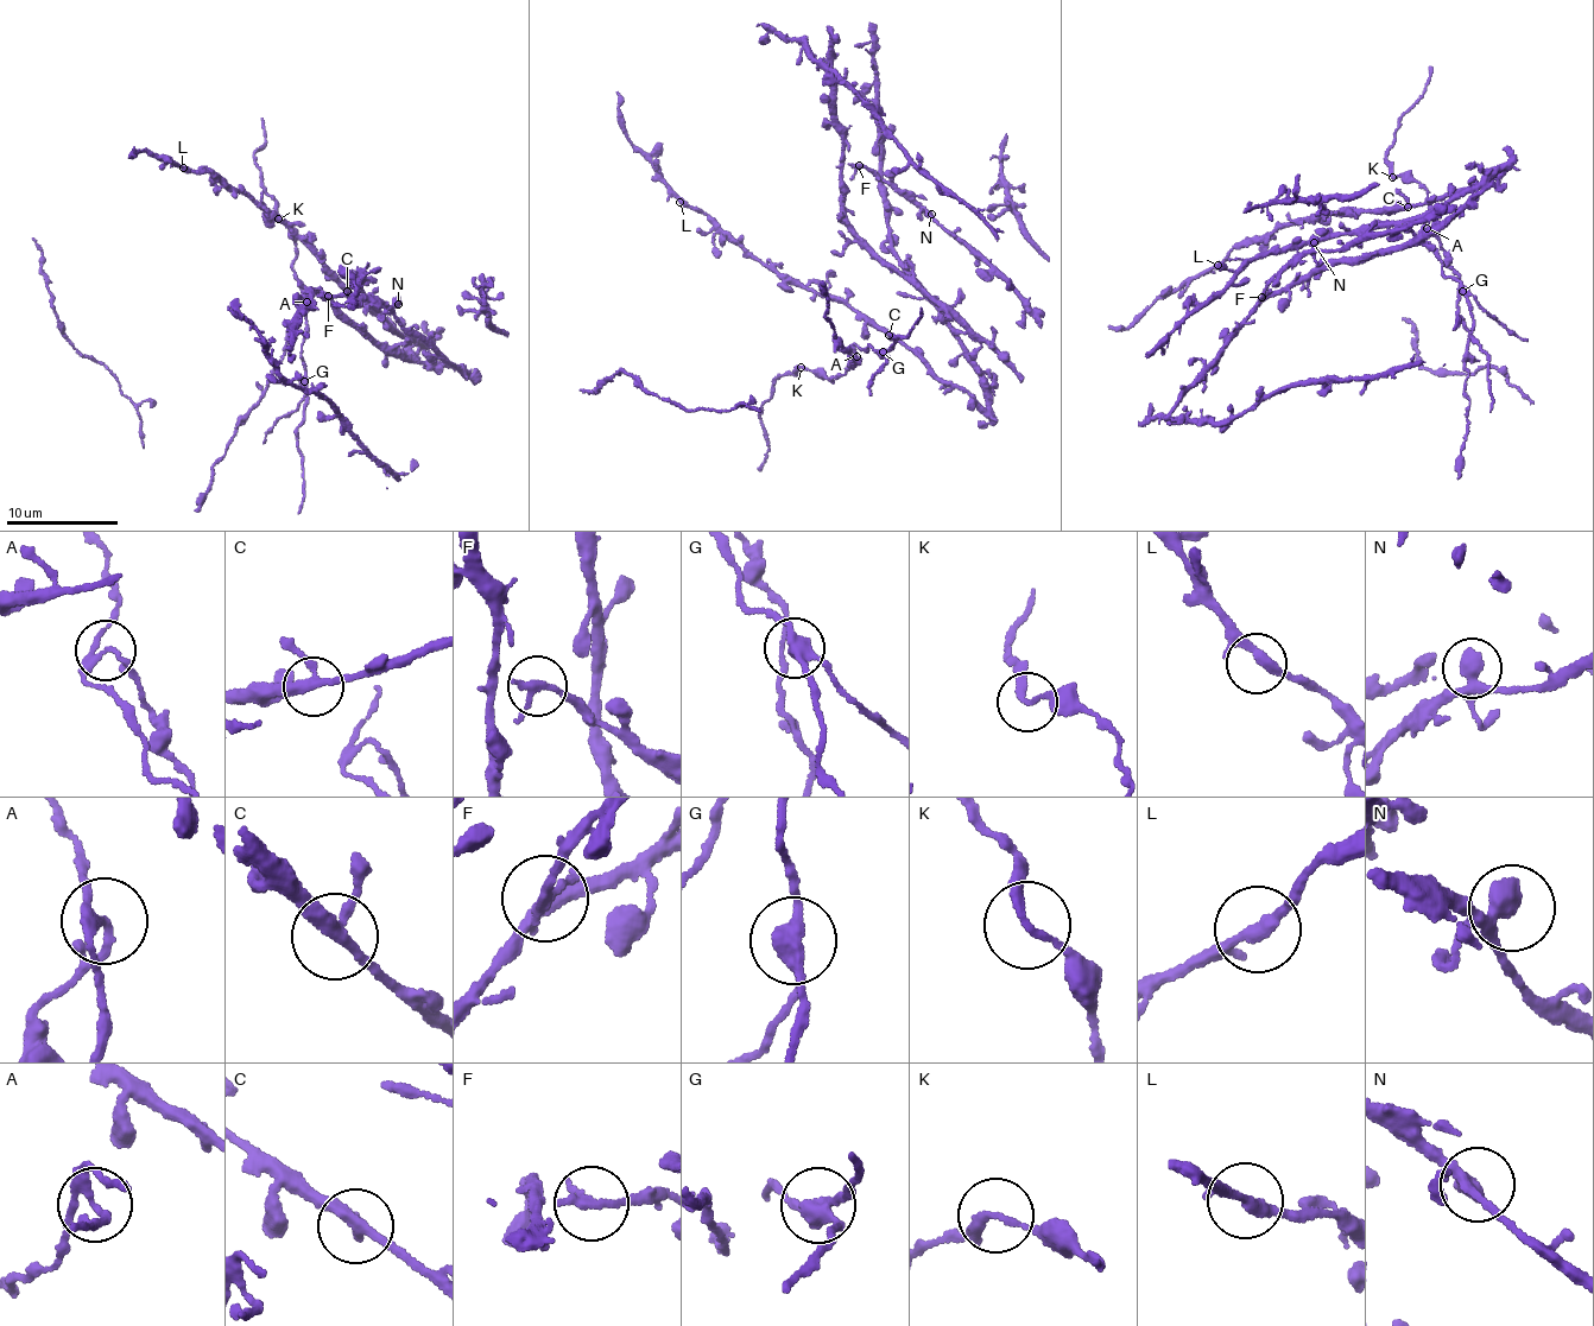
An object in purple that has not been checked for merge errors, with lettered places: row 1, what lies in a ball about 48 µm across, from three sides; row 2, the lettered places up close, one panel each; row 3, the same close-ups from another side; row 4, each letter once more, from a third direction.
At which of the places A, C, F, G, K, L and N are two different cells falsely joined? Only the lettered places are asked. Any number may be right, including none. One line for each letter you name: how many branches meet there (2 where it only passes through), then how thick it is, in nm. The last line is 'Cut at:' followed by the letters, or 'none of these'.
A: 3 branches meet; 200 nm thick
G: 3 branches meet; 320 nm thick
Cut at: A, G

